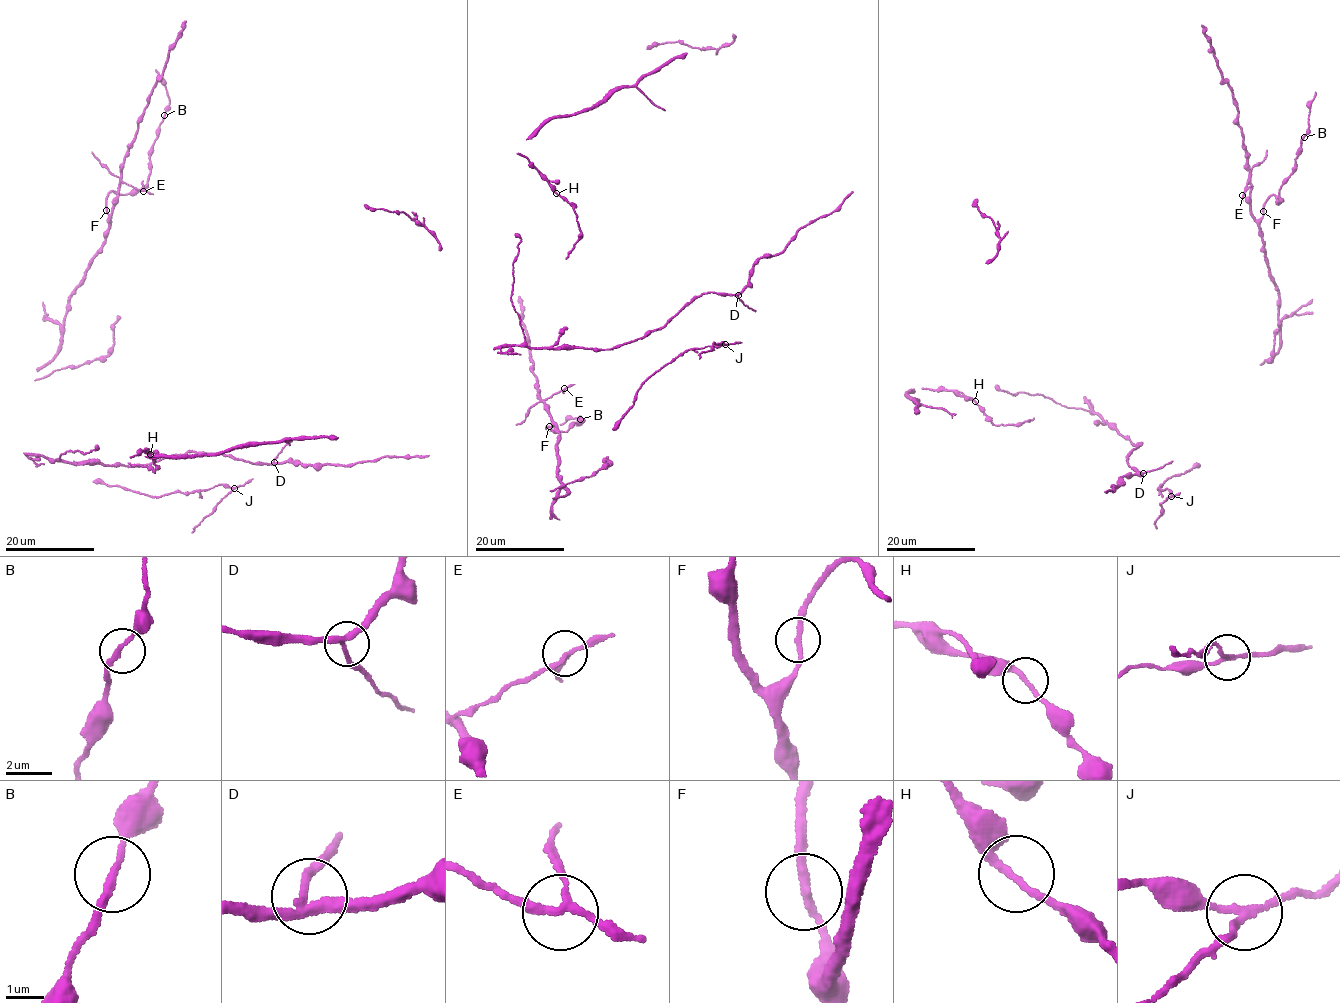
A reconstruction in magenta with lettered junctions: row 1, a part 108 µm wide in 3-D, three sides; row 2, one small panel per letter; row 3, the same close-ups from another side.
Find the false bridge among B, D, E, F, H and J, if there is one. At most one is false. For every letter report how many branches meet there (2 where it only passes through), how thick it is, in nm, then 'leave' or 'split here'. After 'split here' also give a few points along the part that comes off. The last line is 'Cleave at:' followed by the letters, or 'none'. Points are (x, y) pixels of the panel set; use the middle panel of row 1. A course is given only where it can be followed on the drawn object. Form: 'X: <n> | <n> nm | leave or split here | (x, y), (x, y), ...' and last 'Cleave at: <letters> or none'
B: 2 | 190 nm | leave
D: 3 | 220 nm | leave
E: 3 | 170 nm | leave
F: 2 | 200 nm | leave
H: 2 | 200 nm | leave
J: 3 | 160 nm | split here | (725, 344), (714, 343), (709, 350), (699, 353), (699, 359)
Cleave at: J

